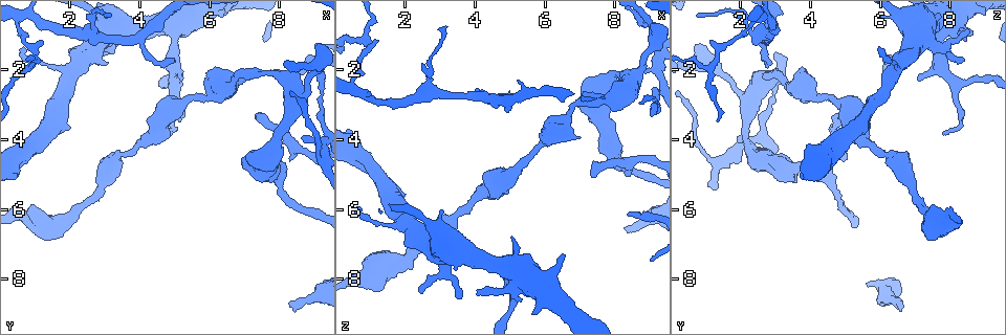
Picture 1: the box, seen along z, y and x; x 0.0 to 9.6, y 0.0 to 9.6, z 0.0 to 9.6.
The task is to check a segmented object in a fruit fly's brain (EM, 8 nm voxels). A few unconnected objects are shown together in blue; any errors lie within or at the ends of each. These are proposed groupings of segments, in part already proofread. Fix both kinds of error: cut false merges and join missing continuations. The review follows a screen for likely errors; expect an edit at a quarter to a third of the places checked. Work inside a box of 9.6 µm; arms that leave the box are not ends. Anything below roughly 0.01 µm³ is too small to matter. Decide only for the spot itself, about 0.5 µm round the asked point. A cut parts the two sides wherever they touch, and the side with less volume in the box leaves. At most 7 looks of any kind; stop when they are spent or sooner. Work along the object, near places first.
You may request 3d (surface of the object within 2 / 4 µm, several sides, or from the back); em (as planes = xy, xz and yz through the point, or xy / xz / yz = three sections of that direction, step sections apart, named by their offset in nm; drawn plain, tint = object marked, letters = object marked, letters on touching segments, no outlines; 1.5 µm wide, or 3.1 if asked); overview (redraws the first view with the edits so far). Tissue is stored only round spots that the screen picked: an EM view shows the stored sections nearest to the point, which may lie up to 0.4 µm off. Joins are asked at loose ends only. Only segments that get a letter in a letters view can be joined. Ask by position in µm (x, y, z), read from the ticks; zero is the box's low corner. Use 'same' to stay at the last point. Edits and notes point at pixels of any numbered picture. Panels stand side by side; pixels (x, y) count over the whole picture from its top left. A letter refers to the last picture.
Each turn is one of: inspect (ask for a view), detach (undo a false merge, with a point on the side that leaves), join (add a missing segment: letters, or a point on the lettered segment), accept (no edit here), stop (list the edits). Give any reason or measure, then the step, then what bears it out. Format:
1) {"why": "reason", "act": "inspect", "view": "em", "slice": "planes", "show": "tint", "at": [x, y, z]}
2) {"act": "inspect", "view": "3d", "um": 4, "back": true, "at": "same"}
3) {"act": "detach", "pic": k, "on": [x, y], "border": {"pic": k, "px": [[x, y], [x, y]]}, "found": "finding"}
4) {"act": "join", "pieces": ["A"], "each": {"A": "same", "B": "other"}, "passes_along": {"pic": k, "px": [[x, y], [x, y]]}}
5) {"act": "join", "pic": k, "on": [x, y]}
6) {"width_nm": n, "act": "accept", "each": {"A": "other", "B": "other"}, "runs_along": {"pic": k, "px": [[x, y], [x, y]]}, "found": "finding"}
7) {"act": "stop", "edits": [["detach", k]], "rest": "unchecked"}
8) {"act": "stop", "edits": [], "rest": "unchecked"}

{"why": "an open end", "act": "inspect", "view": "3d", "um": 4, "at": [8.30, 8.85, 6.65]}

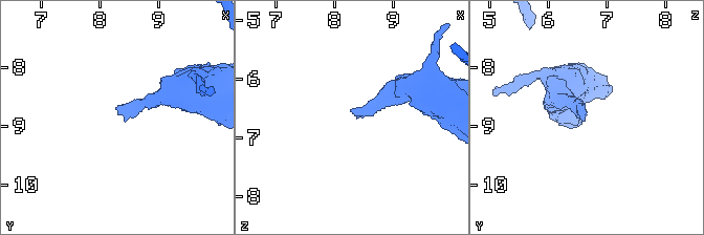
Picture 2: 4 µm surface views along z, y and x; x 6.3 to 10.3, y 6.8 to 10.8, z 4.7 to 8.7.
{"act": "inspect", "view": "em", "slice": "planes", "show": "letters", "at": [8.35, 8.80, 6.65]}

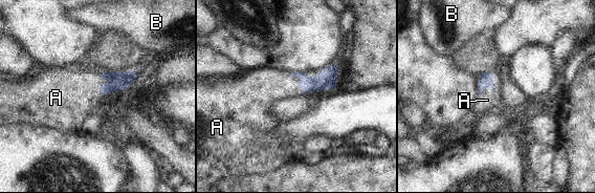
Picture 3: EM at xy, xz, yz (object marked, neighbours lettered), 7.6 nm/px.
{"act": "join", "pieces": ["A"], "each": {"A": "same", "B": "other"}, "passes_along": {"pic": 3, "px": [[103, 89], [100, 82], [71, 97]]}, "found": "it goes on there"}

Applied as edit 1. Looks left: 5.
{"why": "calibre changes", "act": "inspect", "view": "em", "slice": "yz", "step": 8, "show": "letters", "at": [6.75, 2.30, 3.20]}

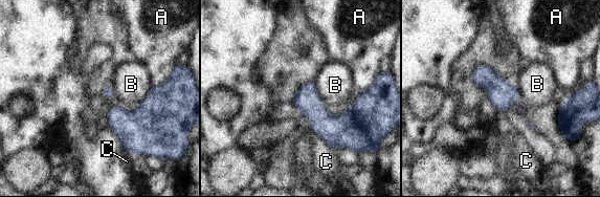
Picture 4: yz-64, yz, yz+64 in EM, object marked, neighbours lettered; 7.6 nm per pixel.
{"act": "accept", "each": {"A": "other", "B": "other", "C": "other"}, "found": "all the same neuron"}

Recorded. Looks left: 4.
{"why": "tapers out", "act": "inspect", "view": "3d", "um": 4, "at": [4.90, 3.90, 7.90]}

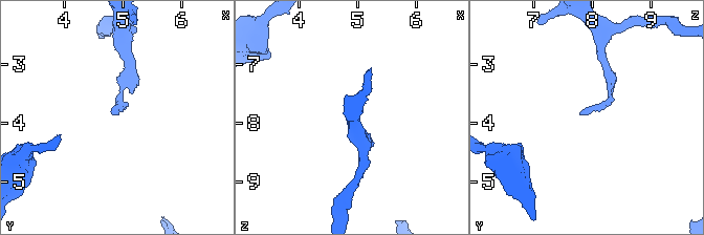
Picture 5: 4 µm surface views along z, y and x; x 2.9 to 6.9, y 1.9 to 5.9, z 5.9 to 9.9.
{"act": "inspect", "view": "em", "slice": "planes", "show": "letters", "at": [4.95, 3.90, 7.80]}

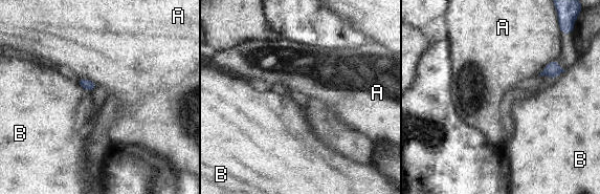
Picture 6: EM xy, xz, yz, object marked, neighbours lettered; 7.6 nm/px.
{"act": "accept", "each": {"A": "other", "B": "other"}, "border": {"pic": 6, "px": [[80, 78], [86, 78], [98, 85]]}, "found": "no lettered segment goes on from it"}

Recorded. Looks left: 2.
{"act": "stop", "edits": [["join", 3]], "rest": "unchecked"}

